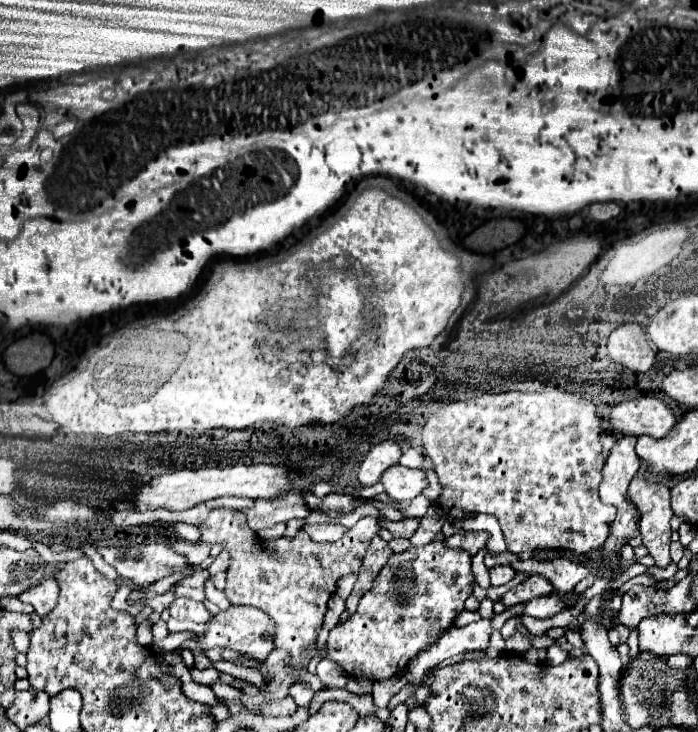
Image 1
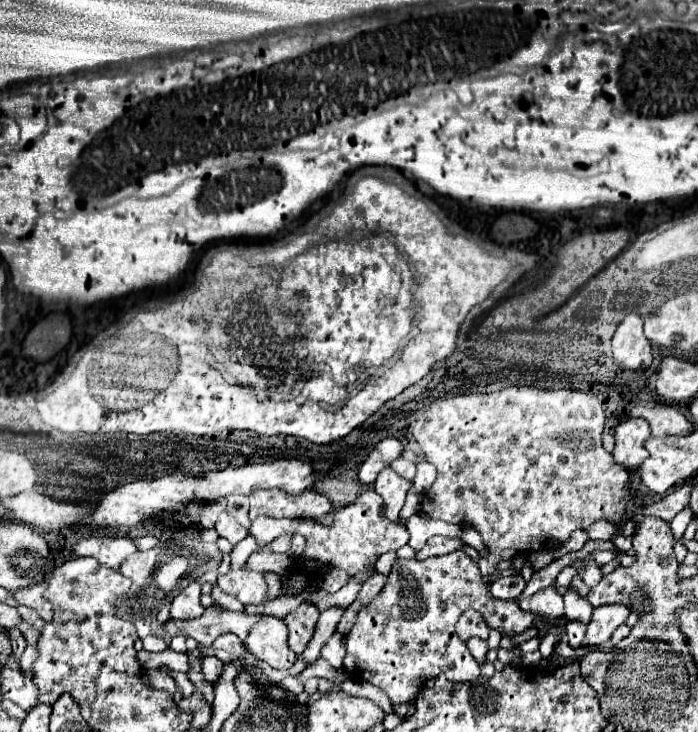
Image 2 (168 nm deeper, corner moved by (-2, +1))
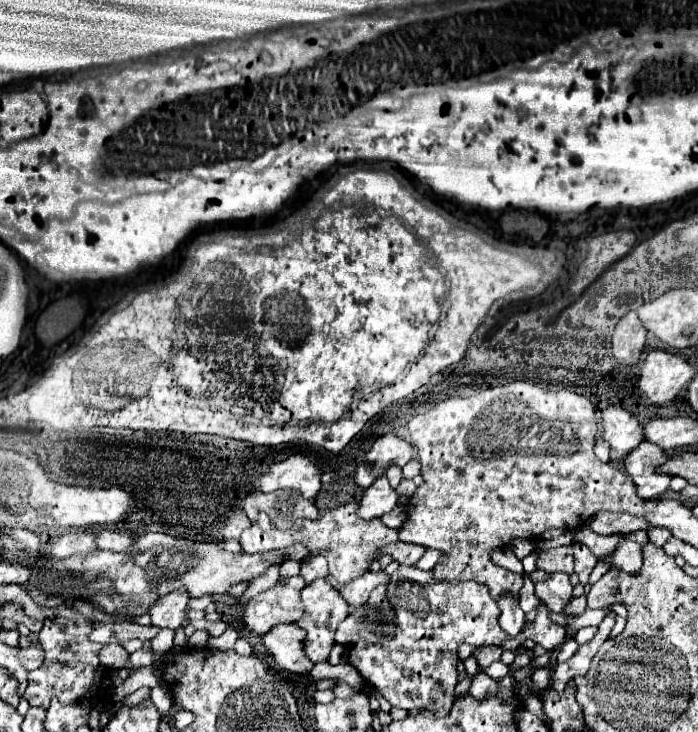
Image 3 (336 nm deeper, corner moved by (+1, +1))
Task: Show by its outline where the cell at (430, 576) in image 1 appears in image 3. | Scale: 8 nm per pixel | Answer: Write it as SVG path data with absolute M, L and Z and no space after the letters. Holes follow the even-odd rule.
M400 565L390 575L388 601L394 611L394 633L384 635L376 645L360 639L348 649L348 663L394 707L450 711L458 685L458 645L502 645L508 639L498 625L496 601L484 585L434 581L430 569L422 571L414 565Z

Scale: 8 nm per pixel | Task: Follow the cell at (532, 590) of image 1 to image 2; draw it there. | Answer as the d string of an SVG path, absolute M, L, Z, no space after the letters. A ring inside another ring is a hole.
M545 587L527 599L519 599L517 605L523 611L529 611L537 619L545 619L545 621L557 621L565 615L563 597L553 587Z

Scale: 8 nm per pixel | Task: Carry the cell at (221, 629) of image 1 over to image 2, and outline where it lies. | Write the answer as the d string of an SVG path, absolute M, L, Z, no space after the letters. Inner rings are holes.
M265 615L245 639L245 647L257 659L269 663L273 669L289 669L297 655L287 645L287 625L277 619Z

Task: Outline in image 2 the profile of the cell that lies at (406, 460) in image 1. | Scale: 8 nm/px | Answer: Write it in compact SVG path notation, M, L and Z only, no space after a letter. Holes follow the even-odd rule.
M399 457L397 461L393 461L393 463L391 463L391 469L393 469L397 475L401 475L403 479L407 479L407 481L411 481L411 479L415 477L415 473L417 473L415 463L411 463L411 461L403 459L403 457Z

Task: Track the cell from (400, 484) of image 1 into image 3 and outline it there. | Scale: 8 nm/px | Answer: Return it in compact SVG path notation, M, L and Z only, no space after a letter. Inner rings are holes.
M382 475L380 479L376 479L362 495L360 501L360 517L362 519L372 519L372 517L382 517L386 513L390 513L396 507L398 499L396 499L396 489L390 487L386 475Z

